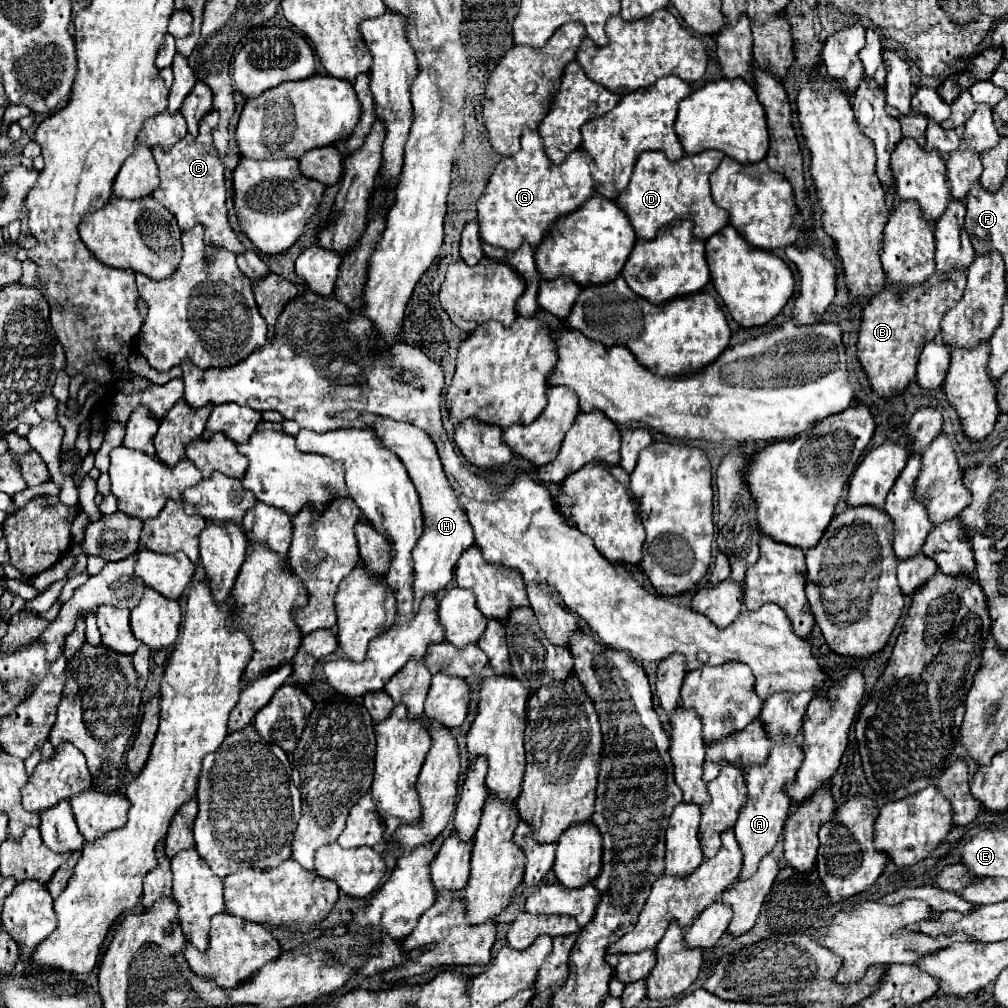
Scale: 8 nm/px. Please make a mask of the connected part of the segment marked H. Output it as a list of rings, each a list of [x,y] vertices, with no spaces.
[[[367,415],[363,417],[367,421],[375,435],[381,437],[381,441],[399,455],[403,461],[417,493],[421,499],[421,509],[423,509],[423,533],[413,549],[413,607],[419,609],[421,601],[425,595],[437,595],[441,589],[447,587],[447,583],[453,579],[453,567],[463,553],[473,543],[473,531],[467,521],[467,513],[459,505],[459,499],[449,485],[443,465],[439,461],[435,443],[427,433],[421,429],[415,429],[415,425],[395,421],[391,417],[379,417],[379,415]]]

